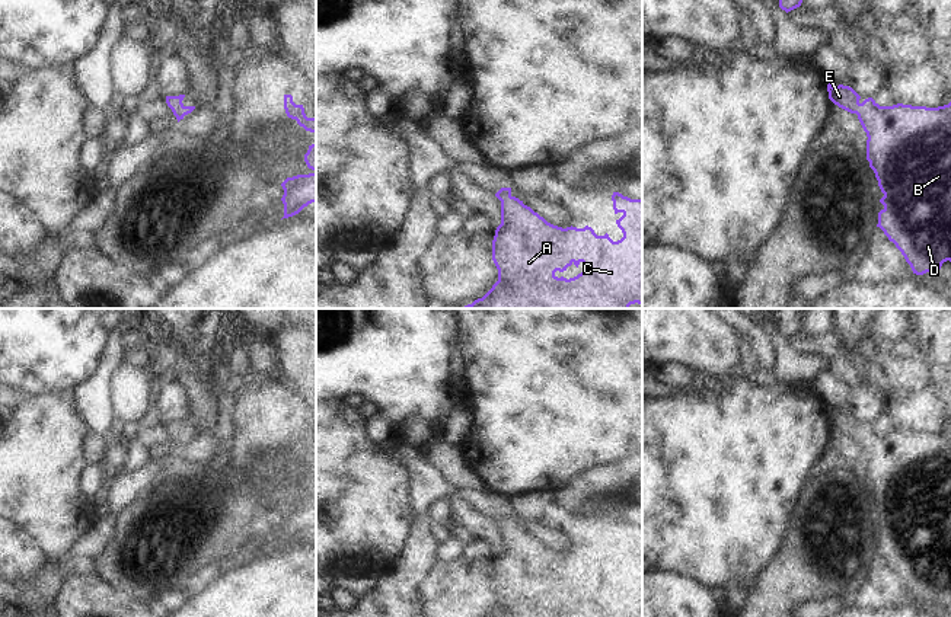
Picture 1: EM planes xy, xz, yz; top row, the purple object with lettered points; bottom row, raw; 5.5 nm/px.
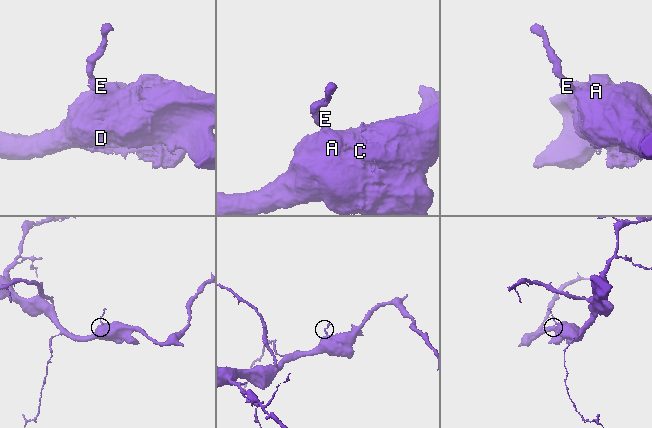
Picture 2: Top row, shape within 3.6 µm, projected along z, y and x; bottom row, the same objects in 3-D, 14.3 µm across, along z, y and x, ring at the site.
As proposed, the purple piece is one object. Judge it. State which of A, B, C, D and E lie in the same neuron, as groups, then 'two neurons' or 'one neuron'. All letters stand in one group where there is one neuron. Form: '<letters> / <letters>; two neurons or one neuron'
A B C D E; one neuron

